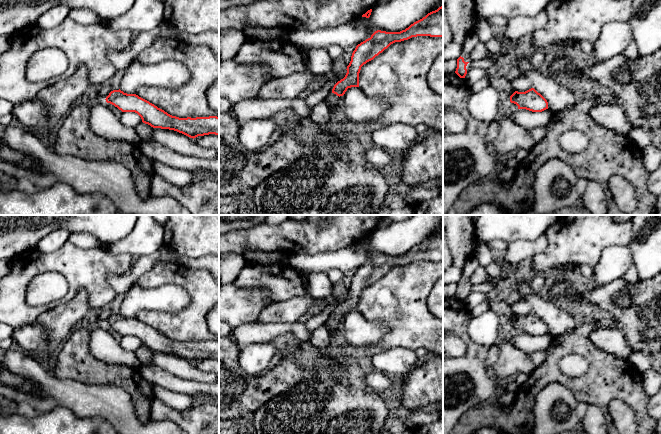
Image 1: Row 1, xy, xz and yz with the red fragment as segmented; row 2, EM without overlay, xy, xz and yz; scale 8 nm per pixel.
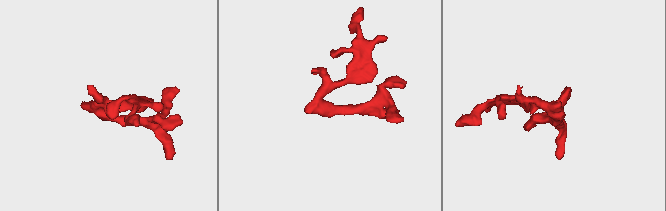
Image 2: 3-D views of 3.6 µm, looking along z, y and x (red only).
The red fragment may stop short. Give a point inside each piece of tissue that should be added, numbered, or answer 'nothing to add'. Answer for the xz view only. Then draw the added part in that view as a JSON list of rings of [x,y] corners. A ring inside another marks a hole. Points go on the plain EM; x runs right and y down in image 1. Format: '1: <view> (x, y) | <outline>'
1: xz (332, 323) | [[[331,316],[324,325],[329,330],[332,338],[338,334],[339,320],[337,320],[336,318]]]

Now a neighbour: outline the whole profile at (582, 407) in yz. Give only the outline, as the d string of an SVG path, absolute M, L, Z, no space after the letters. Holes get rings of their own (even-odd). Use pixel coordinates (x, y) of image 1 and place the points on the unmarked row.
M578 402L577 407L576 407L576 414L580 422L584 419L587 409L588 409L587 403Z

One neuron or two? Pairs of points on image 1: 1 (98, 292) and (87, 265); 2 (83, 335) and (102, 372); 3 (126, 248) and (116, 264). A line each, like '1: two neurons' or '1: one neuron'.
1: one neuron
2: one neuron
3: two neurons

